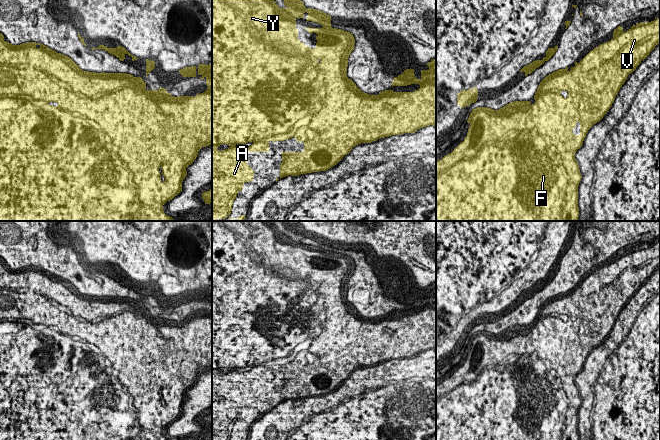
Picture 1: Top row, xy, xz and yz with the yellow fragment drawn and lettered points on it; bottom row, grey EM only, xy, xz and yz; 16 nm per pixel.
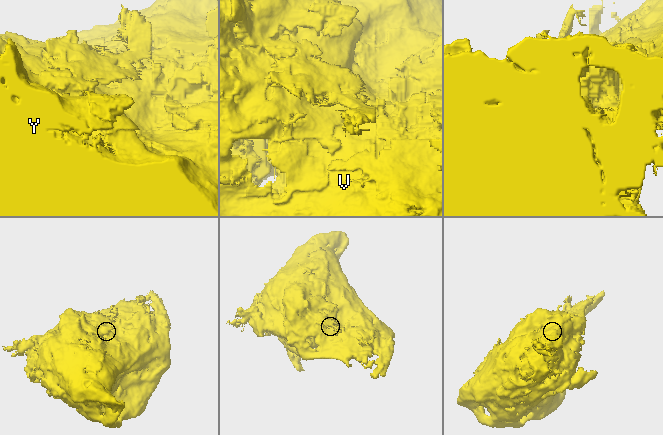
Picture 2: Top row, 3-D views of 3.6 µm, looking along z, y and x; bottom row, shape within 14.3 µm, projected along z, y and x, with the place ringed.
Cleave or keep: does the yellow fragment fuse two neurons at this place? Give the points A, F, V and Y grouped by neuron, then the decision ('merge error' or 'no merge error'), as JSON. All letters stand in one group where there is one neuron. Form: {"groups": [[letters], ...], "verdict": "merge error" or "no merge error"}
{"groups": [["A", "F", "V", "Y"]], "verdict": "no merge error"}

